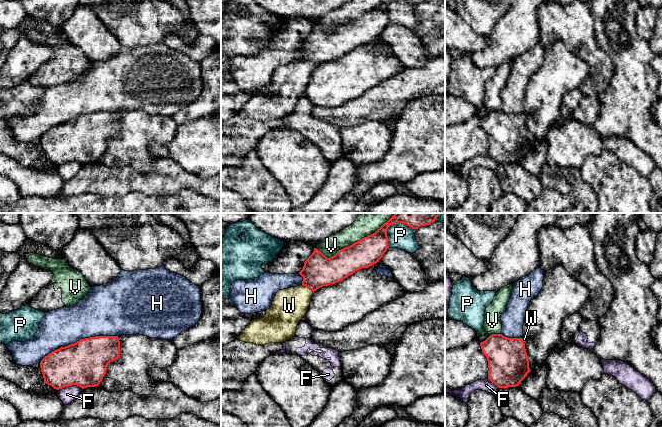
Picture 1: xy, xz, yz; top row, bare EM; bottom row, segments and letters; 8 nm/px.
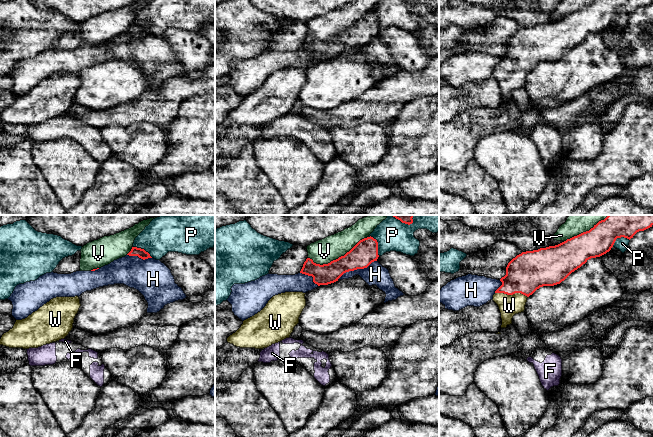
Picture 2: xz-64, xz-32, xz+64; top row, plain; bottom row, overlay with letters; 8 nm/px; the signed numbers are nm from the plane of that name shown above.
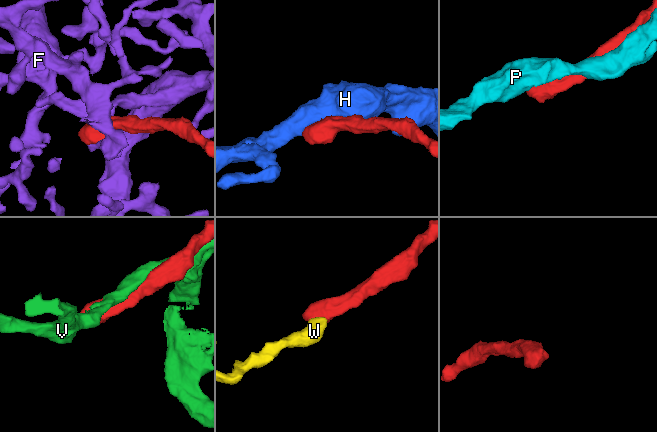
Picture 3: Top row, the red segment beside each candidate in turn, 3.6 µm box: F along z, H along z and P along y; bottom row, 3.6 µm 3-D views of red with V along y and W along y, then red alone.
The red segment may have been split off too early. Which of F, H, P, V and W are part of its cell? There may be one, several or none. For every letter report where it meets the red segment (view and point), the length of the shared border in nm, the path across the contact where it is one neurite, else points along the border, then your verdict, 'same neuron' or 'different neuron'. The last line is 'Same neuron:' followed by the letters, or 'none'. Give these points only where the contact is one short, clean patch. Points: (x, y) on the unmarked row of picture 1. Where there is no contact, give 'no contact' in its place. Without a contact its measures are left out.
F: contact xy (70, 161); length 200 nm; border xy (82, 164), (76, 161), (67, 161), (58, 166); different neuron
H: contact xy (79, 116); length 650 nm; different neuron
P: contact xz (386, 11); length 200 nm; different neuron
V: contact xz (350, 21); length 600 nm; different neuron
W: contact xz (308, 63); length 110 nm; way xz (318, 46), (308, 63), (289, 81); same neuron
Same neuron: W

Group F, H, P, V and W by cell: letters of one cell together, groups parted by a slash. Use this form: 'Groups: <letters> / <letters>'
Groups: F / H / P / V / W

